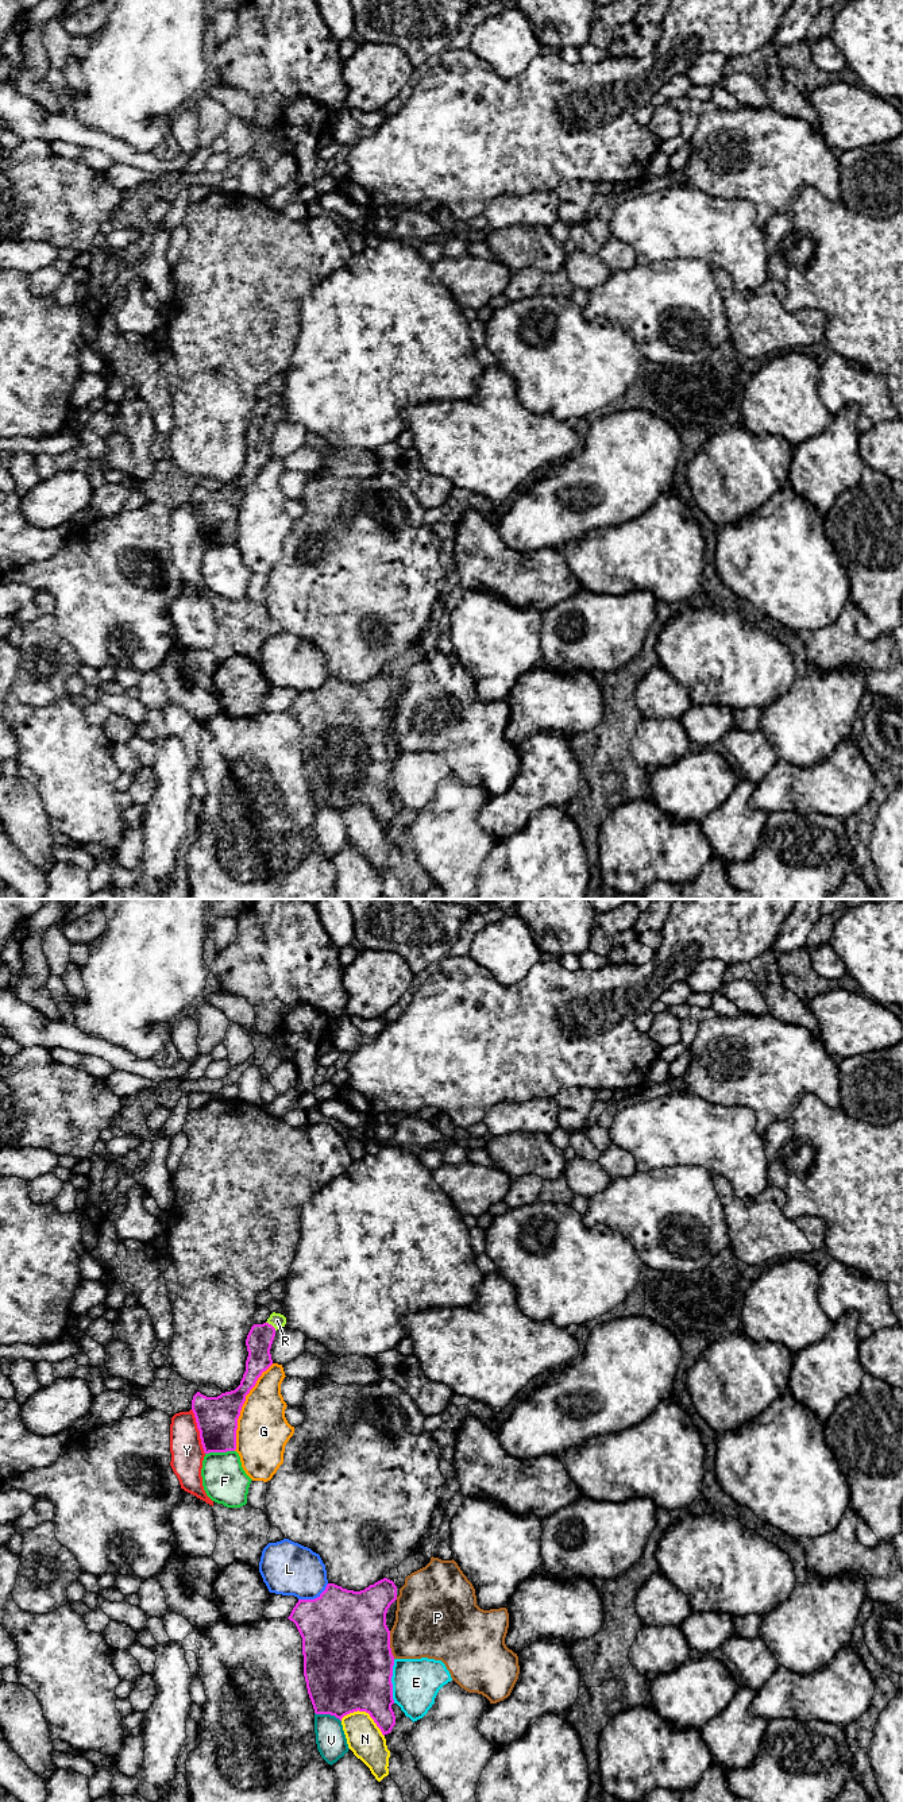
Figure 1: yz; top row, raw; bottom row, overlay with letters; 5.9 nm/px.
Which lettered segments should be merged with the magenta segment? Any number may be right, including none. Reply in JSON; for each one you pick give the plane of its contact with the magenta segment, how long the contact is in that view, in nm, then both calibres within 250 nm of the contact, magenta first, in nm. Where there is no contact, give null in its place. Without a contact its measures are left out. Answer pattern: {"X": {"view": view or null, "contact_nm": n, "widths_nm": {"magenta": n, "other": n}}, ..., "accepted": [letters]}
{"R": {"view": "yz", "contact_nm": 80, "widths_nm": {"magenta": 160, "other": 90}}, "accepted": ["R"]}

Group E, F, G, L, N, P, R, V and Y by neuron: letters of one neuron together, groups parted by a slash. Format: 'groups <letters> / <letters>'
groups E / F / G / L / N / P / R / V / Y

